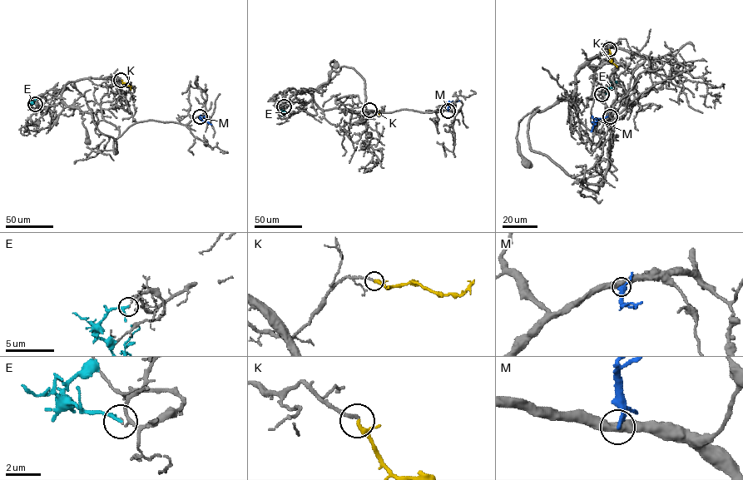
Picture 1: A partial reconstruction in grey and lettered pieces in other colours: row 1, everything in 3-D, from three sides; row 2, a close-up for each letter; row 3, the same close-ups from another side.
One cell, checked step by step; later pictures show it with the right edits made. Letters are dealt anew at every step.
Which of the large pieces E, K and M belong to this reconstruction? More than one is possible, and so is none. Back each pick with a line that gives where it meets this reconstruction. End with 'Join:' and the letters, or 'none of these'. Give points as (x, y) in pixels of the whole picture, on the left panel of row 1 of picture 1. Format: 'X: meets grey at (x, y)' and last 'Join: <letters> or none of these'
K: meets grey at (121, 80)
Join: K

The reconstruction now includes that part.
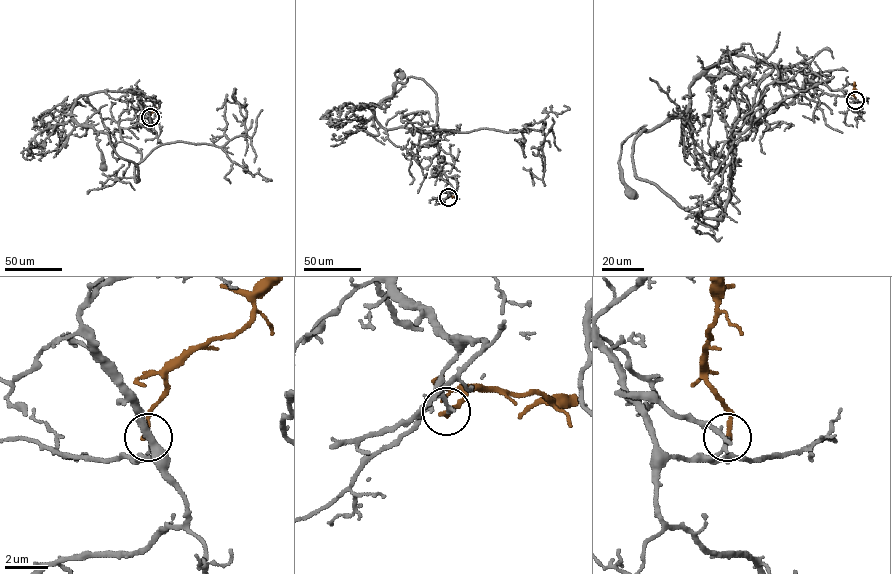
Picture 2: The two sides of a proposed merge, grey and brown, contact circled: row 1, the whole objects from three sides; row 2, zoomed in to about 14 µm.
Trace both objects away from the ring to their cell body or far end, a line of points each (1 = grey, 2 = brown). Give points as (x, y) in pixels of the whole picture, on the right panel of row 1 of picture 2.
1: (855, 100), (795, 66), (725, 53), (729, 59), (690, 87), (681, 116), (622, 143), (620, 179), (632, 194)
2: (855, 100), (854, 82)

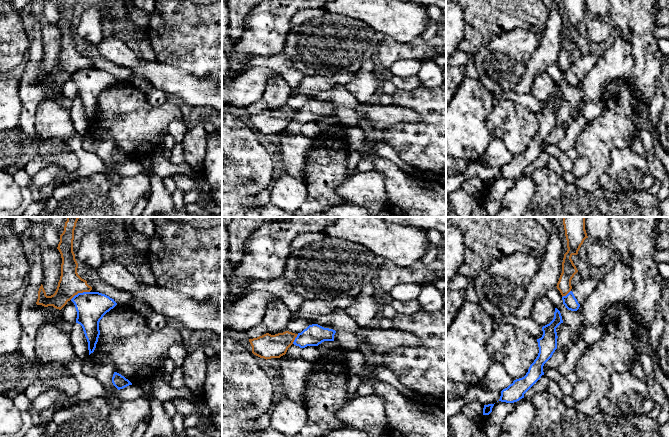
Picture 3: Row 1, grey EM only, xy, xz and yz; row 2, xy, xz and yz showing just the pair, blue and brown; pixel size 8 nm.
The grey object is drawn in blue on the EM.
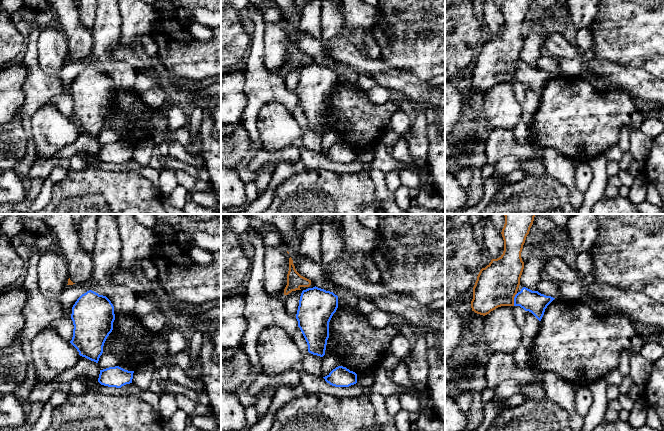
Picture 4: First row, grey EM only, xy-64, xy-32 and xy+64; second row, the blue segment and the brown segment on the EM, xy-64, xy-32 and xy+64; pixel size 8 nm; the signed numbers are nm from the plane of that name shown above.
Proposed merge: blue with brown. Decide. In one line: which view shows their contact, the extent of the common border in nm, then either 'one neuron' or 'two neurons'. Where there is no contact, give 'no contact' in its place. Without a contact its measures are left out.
meets blue in xy; contact 170 nm long; two neurons

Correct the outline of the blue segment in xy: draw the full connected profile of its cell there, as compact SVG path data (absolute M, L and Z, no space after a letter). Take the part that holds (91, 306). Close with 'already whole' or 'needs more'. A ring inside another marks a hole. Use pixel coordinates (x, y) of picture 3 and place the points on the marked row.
M99 292L78 293L71 301L74 303L77 311L76 323L80 324L83 328L90 355L94 352L98 342L100 320L117 303L114 299Z | already whole

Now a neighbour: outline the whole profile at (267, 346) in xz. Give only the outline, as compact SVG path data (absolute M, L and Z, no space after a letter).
M289 331L275 335L266 333L257 338L249 339L249 342L252 346L252 353L267 360L285 355L297 335Z

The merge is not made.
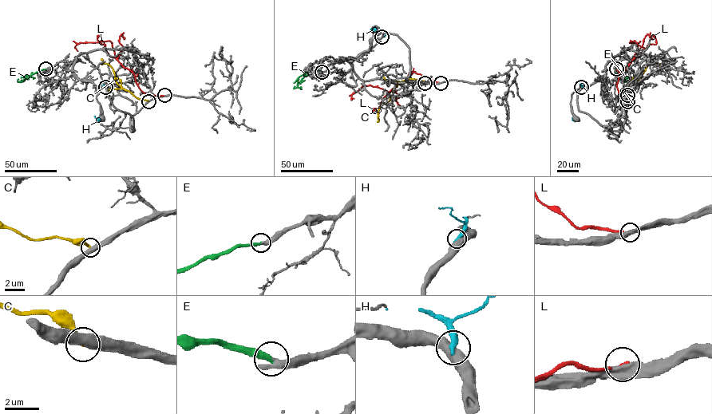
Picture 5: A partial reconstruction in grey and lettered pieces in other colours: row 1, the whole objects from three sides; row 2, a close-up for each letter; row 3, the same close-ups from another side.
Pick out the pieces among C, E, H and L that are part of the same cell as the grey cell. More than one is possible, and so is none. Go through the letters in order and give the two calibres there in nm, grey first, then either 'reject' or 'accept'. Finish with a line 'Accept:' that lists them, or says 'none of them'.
C: 500/240 nm | reject
E: 320/340 nm | accept
H: 550/360 nm | reject
L: 500/130 nm | reject
Accept: E

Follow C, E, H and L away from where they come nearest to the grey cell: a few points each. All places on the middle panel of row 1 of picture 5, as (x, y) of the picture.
C: (425, 82), (413, 79), (399, 82), (389, 100), (381, 105), (377, 121)
E: (322, 72), (310, 70), (298, 78), (297, 87), (294, 88), (294, 86)
H: (381, 37), (371, 29), (377, 37)
L: (441, 82), (413, 72), (389, 93), (370, 85), (362, 86), (353, 94), (351, 100), (354, 98)

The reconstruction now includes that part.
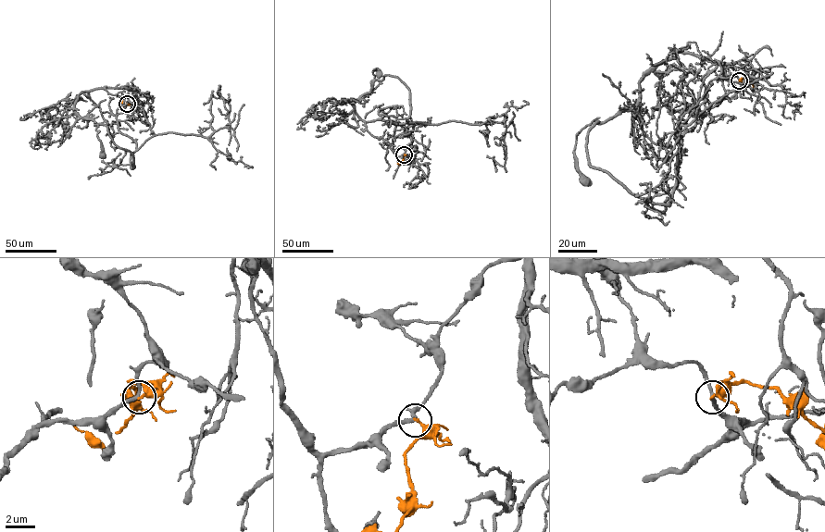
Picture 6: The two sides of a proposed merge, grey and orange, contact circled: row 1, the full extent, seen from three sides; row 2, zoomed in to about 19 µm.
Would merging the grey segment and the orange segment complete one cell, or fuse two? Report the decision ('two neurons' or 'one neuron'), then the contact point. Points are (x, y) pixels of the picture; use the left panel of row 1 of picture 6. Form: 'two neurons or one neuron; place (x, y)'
two neurons; place (127, 104)

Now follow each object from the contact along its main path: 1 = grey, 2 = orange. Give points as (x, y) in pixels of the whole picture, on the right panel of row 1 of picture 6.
1: (739, 80), (681, 138), (668, 205), (590, 165), (589, 129), (607, 119), (577, 134), (575, 167), (586, 181)
2: (739, 80), (748, 80), (755, 86), (759, 76)

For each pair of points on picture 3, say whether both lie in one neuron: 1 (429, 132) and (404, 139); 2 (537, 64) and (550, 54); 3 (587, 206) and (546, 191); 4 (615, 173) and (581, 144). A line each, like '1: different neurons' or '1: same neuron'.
1: same neuron
2: same neuron
3: same neuron
4: different neurons

